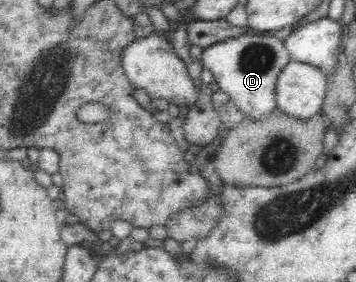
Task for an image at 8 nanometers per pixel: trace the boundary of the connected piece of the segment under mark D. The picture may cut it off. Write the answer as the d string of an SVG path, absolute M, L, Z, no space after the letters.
M272 33L244 34L230 37L205 47L201 55L202 69L208 69L218 83L219 89L227 93L238 109L252 119L260 119L276 109L274 83L278 73L290 61L290 54L283 41Z

